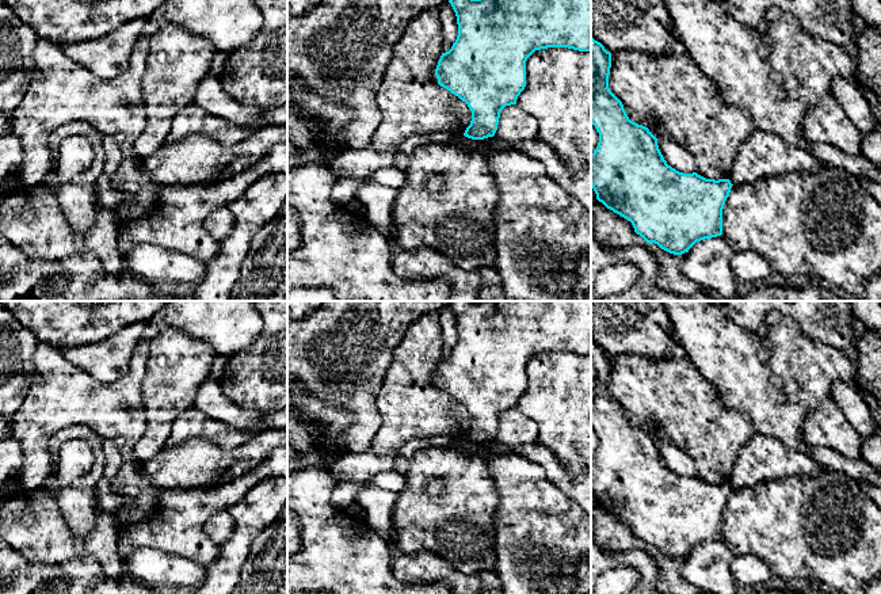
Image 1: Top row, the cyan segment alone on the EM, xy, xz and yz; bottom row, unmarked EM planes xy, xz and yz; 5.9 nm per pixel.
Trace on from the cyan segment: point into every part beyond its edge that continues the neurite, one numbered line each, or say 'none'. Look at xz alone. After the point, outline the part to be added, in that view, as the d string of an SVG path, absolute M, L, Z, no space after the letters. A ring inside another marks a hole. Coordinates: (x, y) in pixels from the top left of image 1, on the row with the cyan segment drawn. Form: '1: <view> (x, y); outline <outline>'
none

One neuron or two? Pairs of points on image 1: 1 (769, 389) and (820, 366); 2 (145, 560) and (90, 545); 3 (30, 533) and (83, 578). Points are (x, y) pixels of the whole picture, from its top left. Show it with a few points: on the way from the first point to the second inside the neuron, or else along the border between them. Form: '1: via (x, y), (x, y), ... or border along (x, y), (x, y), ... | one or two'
1: via (781, 379), (797, 376), (808, 370) | one
2: border along (124, 562), (126, 575) | two
3: border along (94, 556), (73, 556), (52, 563), (31, 563) | two

